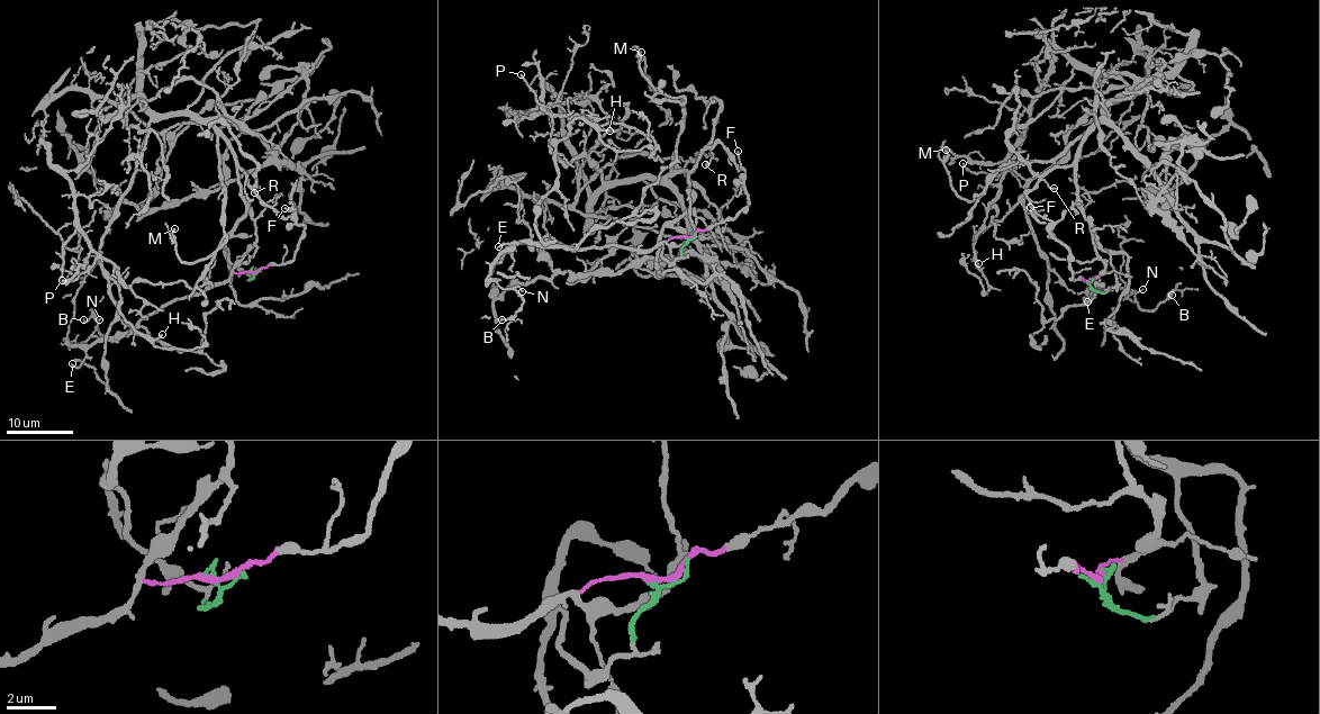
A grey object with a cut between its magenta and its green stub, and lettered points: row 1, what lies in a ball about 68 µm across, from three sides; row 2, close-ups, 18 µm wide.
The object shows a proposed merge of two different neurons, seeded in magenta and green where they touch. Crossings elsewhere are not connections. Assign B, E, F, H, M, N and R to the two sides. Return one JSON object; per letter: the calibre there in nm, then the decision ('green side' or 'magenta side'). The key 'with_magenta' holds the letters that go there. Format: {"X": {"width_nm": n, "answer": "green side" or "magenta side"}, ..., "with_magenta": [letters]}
{"B": {"width_nm": 140, "answer": "magenta side"}, "E": {"width_nm": 150, "answer": "magenta side"}, "F": {"width_nm": 140, "answer": "magenta side"}, "H": {"width_nm": 150, "answer": "green side"}, "M": {"width_nm": 160, "answer": "green side"}, "N": {"width_nm": 120, "answer": "magenta side"}, "R": {"width_nm": 180, "answer": "green side"}, "with_magenta": ["B", "E", "F", "N"]}

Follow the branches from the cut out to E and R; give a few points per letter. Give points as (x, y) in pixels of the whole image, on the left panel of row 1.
E: (253, 271), (233, 272), (198, 294), (165, 303), (130, 330), (97, 341), (80, 364), (72, 363)
R: (253, 271), (249, 280), (225, 247), (225, 235), (245, 214), (237, 169), (253, 189), (259, 187), (253, 192)

